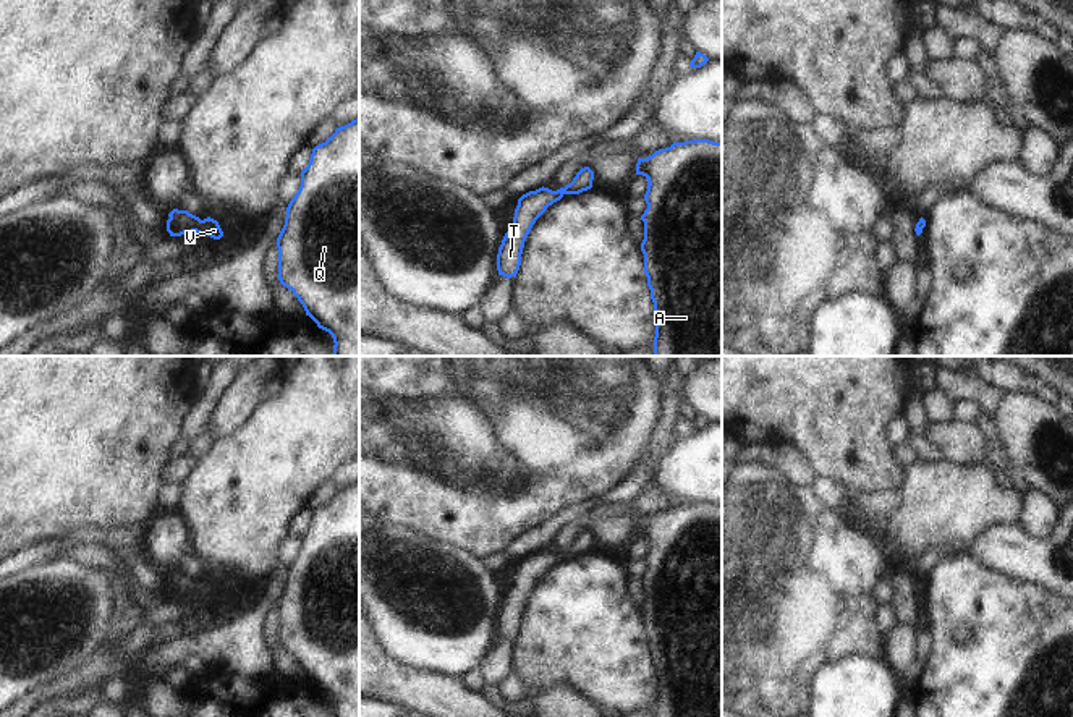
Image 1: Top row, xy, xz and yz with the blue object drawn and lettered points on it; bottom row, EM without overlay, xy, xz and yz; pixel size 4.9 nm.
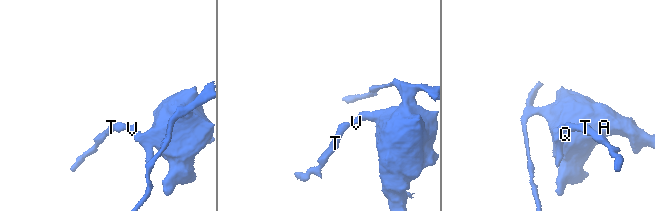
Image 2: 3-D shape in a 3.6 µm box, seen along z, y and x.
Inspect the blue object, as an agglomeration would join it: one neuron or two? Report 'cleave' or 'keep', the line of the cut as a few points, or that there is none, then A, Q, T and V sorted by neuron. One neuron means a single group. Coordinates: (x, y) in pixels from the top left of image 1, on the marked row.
keep; cut none; groups A Q T V

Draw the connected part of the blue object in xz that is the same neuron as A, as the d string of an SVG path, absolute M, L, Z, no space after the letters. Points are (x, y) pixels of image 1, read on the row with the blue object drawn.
M673 142L638 159L636 175L647 178L644 194L644 274L657 316L654 356L722 356L722 142Z

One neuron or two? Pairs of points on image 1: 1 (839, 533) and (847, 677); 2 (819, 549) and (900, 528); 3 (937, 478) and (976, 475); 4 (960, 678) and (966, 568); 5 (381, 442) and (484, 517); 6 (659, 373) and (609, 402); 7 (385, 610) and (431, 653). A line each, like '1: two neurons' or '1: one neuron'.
1: two neurons
2: two neurons
3: one neuron
4: one neuron
5: one neuron
6: two neurons
7: one neuron

